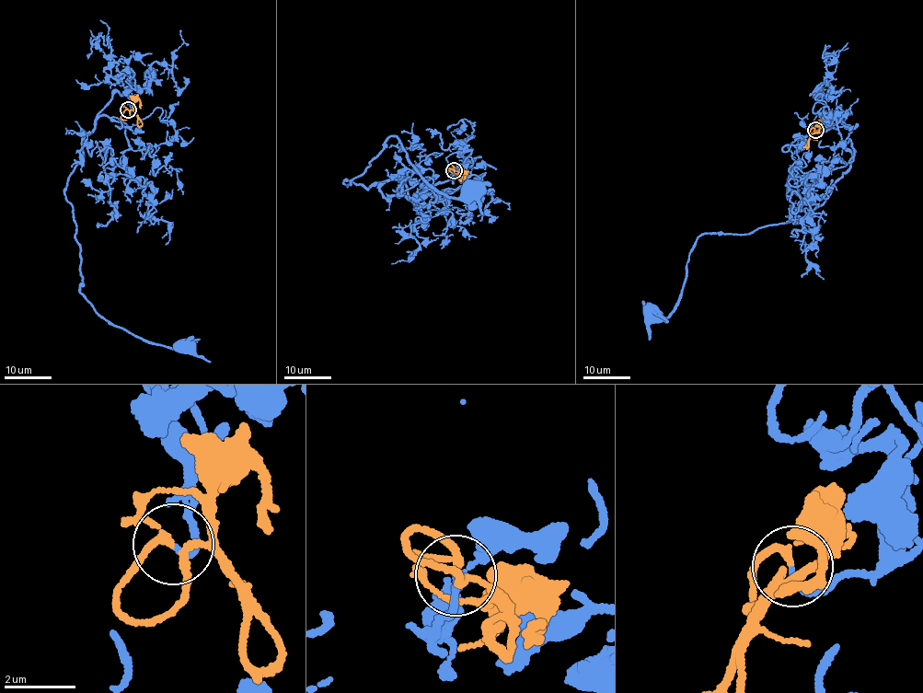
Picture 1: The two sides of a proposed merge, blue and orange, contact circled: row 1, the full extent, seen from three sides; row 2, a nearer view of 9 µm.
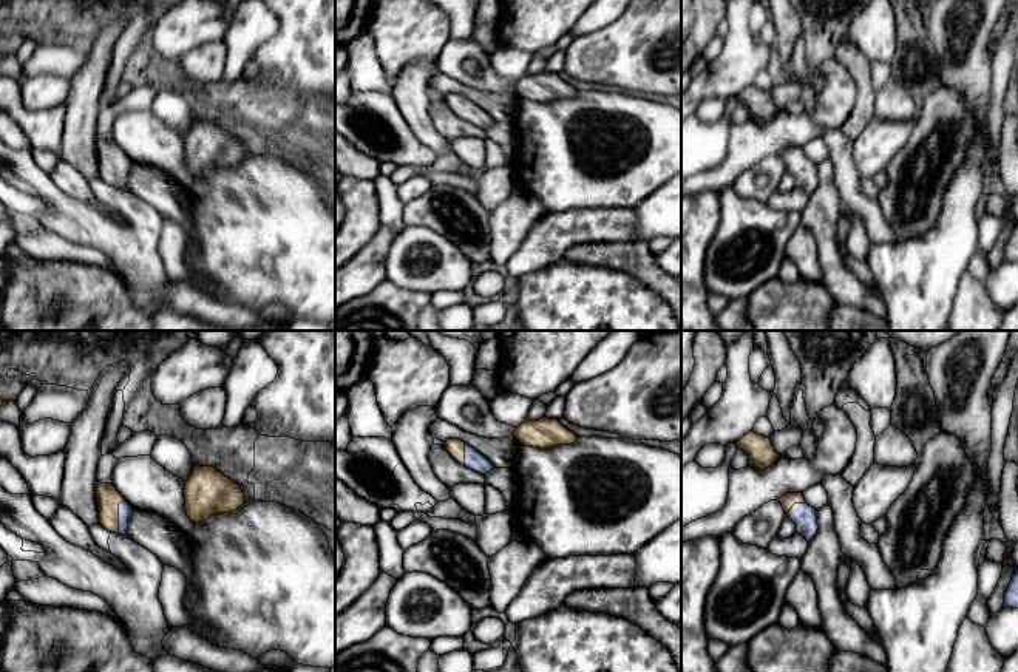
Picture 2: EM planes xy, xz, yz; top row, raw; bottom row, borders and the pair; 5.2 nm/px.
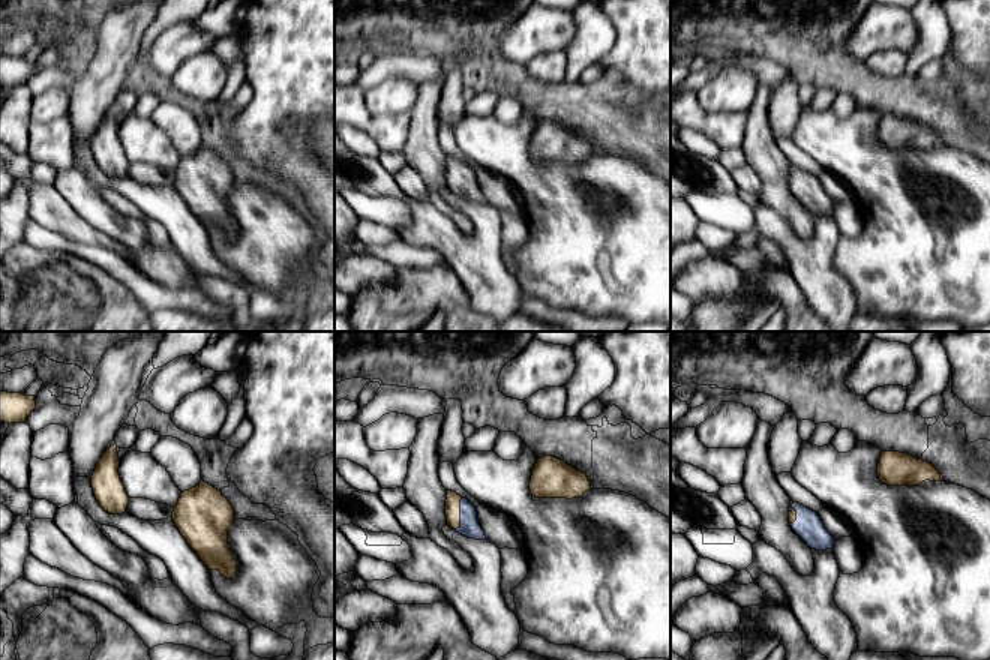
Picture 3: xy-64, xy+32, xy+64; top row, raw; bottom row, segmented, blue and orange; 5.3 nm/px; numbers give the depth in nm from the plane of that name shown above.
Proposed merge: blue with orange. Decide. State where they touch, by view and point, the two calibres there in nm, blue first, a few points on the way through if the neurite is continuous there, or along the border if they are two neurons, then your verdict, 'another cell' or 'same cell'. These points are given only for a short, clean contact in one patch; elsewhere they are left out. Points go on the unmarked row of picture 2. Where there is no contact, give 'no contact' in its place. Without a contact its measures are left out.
xy (119, 170) | 80/120 nm | across xy (125, 164), (119, 170), (108, 152) | same cell

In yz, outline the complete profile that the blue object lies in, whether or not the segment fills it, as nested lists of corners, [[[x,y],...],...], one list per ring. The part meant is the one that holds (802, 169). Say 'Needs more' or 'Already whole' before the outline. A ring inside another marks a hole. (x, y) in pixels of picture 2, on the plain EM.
Needs more. [[[788,147],[779,153],[786,171],[796,178],[796,184],[808,196],[816,190],[819,179],[816,162],[809,161],[802,147]]]

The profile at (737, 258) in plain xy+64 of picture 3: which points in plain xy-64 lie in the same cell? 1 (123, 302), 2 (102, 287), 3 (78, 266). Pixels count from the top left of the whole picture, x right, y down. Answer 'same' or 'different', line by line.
1: different
2: different
3: different

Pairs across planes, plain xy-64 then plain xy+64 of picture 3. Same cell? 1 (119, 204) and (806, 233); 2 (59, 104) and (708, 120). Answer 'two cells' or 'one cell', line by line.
1: two cells
2: two cells

